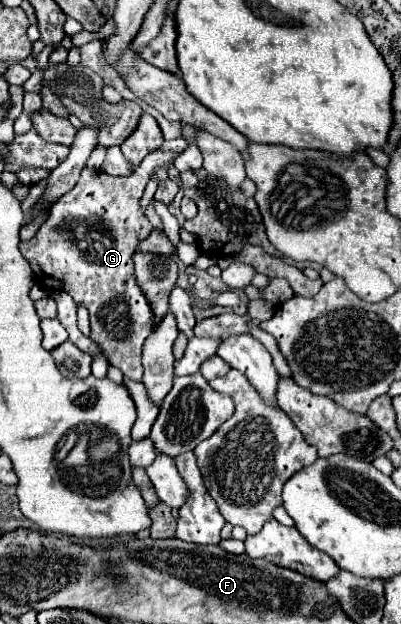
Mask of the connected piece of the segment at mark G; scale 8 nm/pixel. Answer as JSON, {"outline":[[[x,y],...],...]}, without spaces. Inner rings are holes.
{"outline":[[[175,138],[175,140],[163,142],[163,146],[157,148],[155,152],[147,154],[145,160],[139,164],[139,168],[127,178],[107,176],[105,172],[83,168],[77,186],[51,206],[51,212],[47,214],[39,232],[31,240],[19,244],[23,258],[29,262],[35,278],[43,286],[47,286],[51,290],[69,292],[77,304],[81,304],[89,310],[91,340],[95,340],[95,344],[99,344],[99,348],[103,350],[103,354],[111,366],[119,368],[125,374],[125,378],[131,378],[135,382],[141,382],[141,376],[143,376],[143,366],[141,366],[143,342],[153,332],[153,326],[155,326],[151,306],[147,304],[147,298],[143,296],[141,288],[137,286],[135,274],[133,274],[133,254],[135,254],[139,242],[143,242],[149,236],[149,232],[153,230],[149,220],[141,212],[139,200],[143,198],[143,190],[145,190],[147,180],[153,174],[153,170],[167,162],[173,162],[185,150],[185,146],[189,146],[189,142],[185,138]]]}

